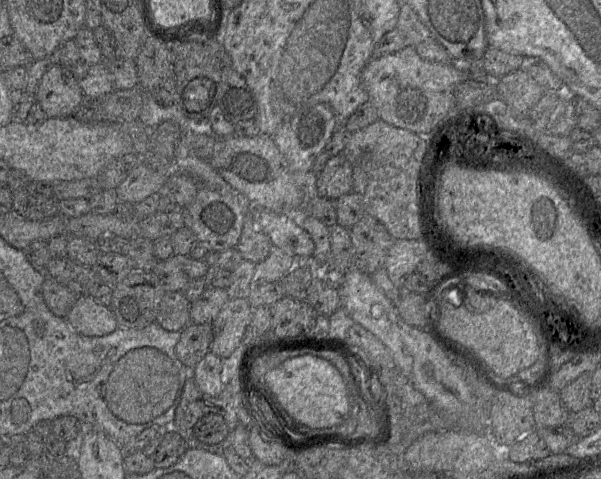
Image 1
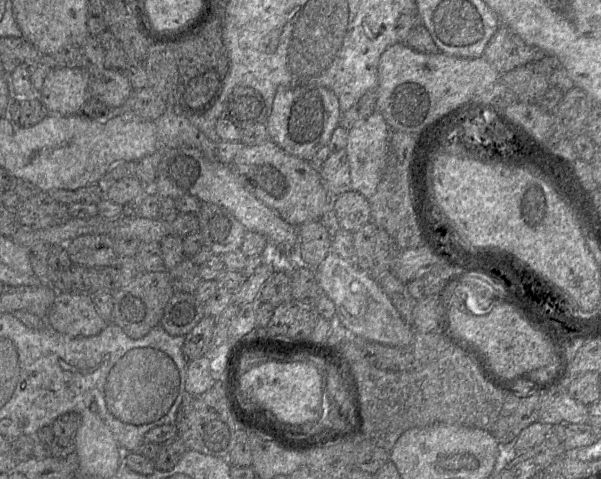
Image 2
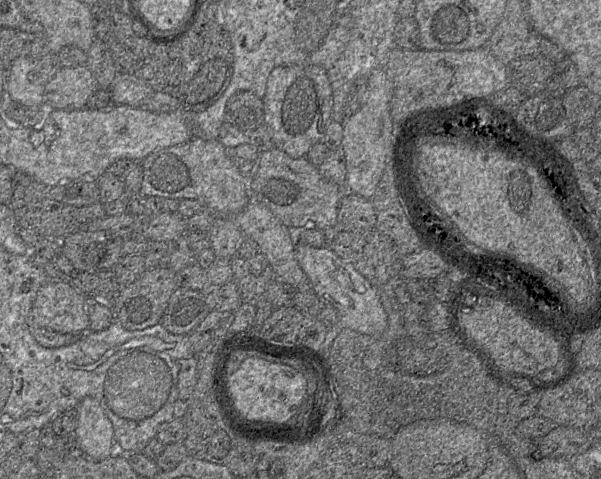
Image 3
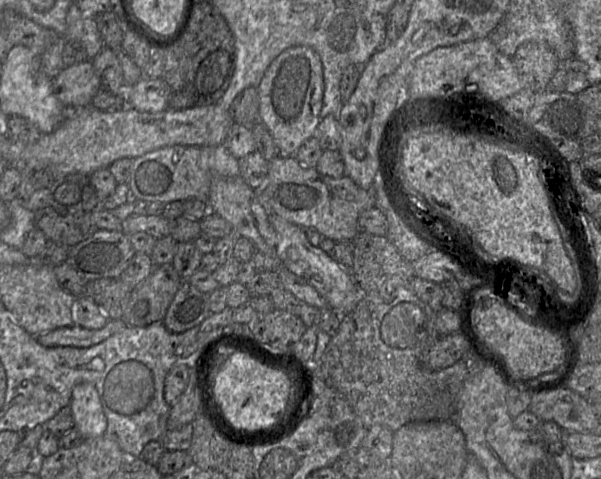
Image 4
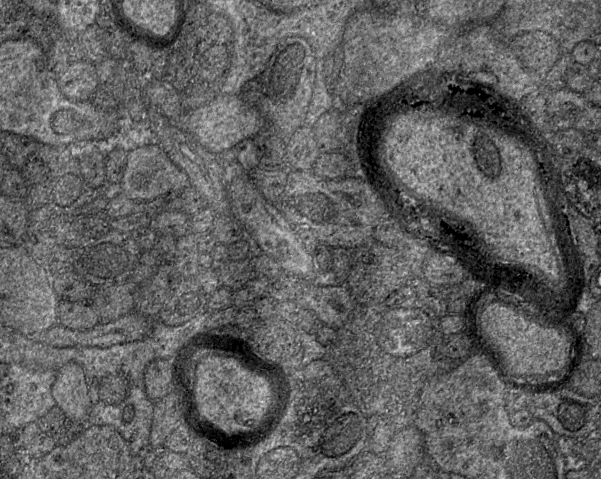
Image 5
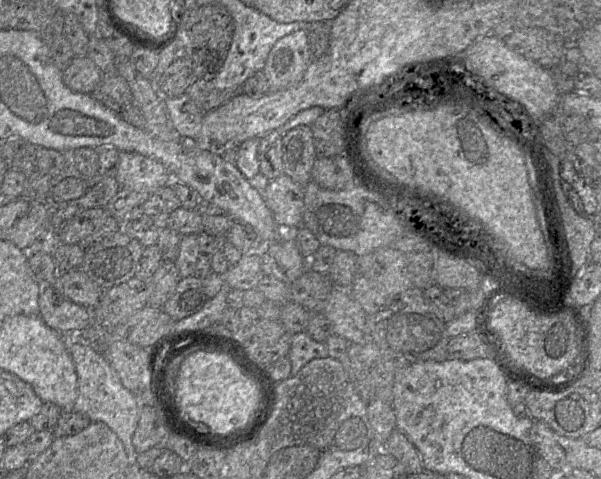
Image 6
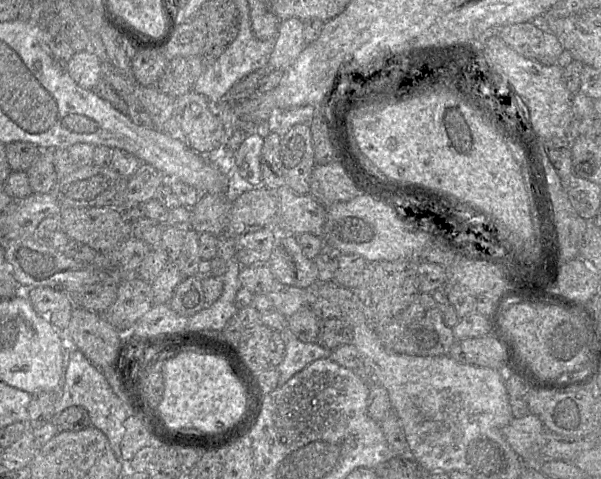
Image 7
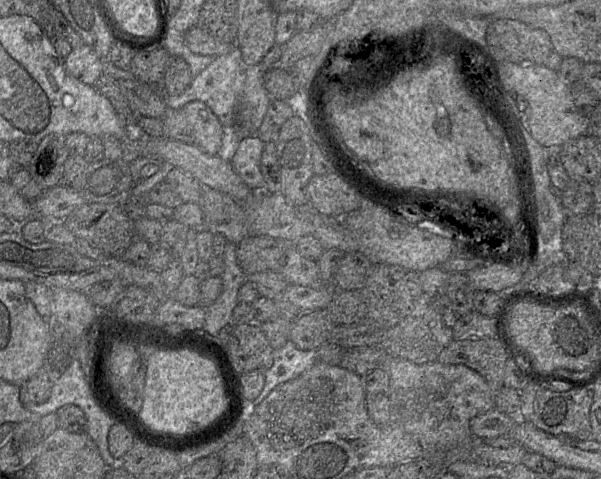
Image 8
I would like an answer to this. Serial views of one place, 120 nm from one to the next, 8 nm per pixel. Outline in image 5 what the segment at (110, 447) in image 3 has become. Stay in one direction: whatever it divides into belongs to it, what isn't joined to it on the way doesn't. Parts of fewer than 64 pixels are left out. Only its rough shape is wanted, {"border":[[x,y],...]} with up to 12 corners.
{"border":[[75,362],[60,367],[51,389],[68,421],[86,423],[86,376]]}

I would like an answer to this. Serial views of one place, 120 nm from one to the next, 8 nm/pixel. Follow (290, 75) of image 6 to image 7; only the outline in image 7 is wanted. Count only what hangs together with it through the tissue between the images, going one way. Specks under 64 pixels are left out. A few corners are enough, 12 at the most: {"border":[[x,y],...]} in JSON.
{"border":[[303,20],[280,21],[268,64],[287,69],[305,45]]}

